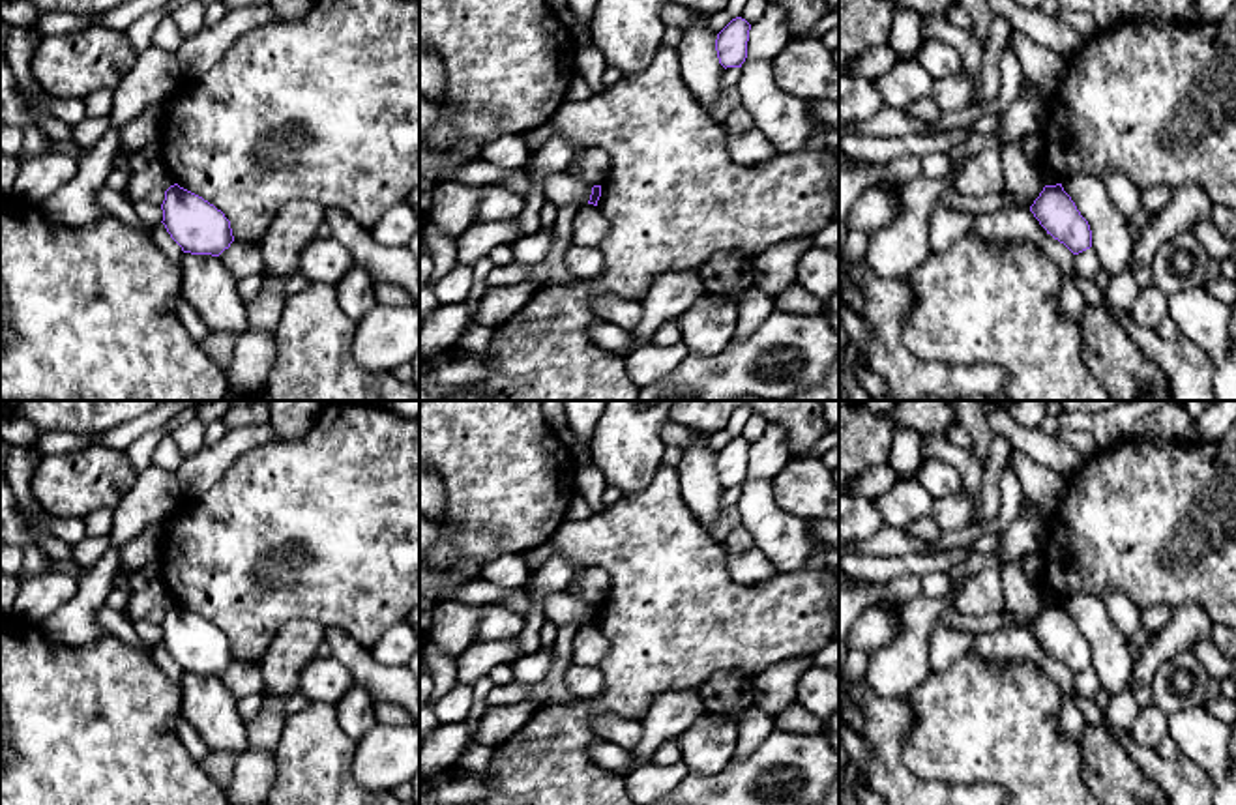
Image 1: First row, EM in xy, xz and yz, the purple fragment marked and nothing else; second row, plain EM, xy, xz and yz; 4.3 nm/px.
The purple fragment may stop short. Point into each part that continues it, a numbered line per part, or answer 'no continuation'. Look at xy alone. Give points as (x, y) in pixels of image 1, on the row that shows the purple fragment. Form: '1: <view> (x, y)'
no continuation

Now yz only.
no continuation

